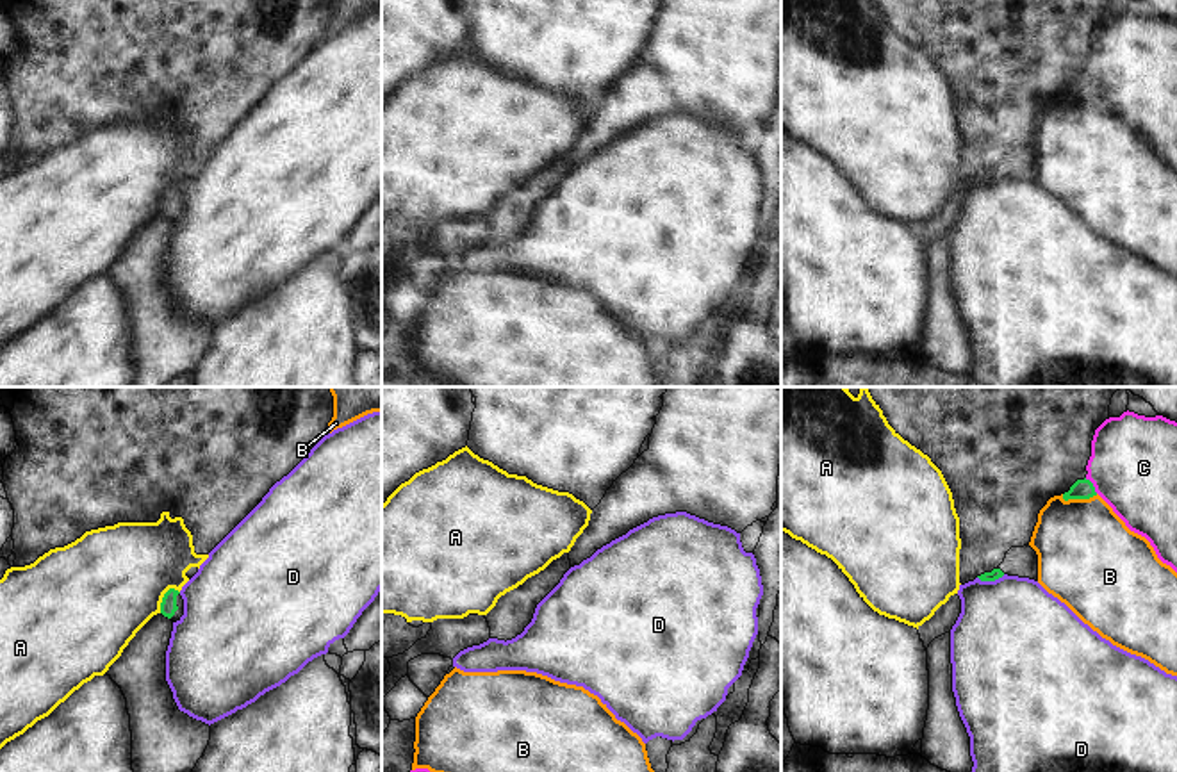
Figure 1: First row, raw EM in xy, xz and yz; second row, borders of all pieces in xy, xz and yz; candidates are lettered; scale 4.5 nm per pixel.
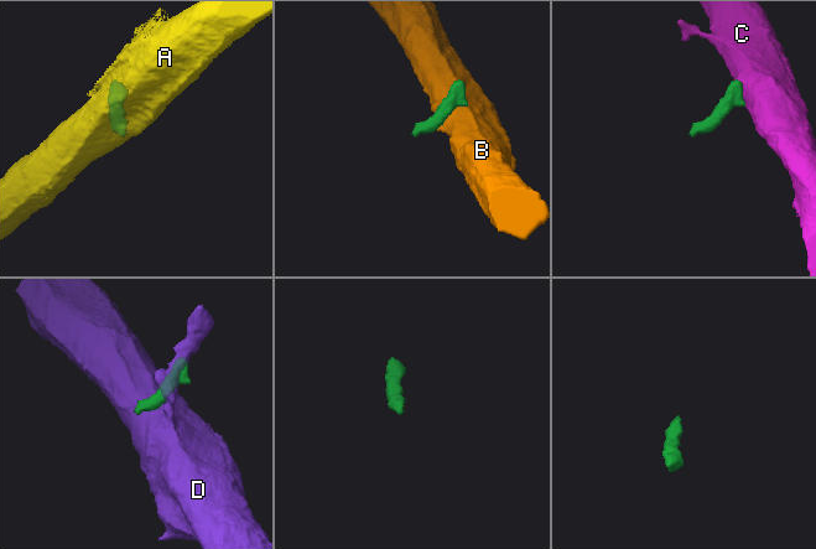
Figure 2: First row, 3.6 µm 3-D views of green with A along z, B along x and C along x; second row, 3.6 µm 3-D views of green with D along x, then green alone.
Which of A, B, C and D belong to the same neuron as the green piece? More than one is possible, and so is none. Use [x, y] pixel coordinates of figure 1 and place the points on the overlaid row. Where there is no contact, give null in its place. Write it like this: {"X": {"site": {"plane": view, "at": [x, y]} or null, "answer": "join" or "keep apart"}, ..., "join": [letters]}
{"A": {"site": {"plane": "xy", "at": [163, 598]}, "answer": "keep apart"}, "B": {"site": {"plane": "yz", "at": [1079, 498]}, "answer": "keep apart"}, "C": {"site": {"plane": "yz", "at": [1092, 485]}, "answer": "keep apart"}, "D": {"site": {"plane": "yz", "at": [990, 580]}, "answer": "keep apart"}, "join": []}

